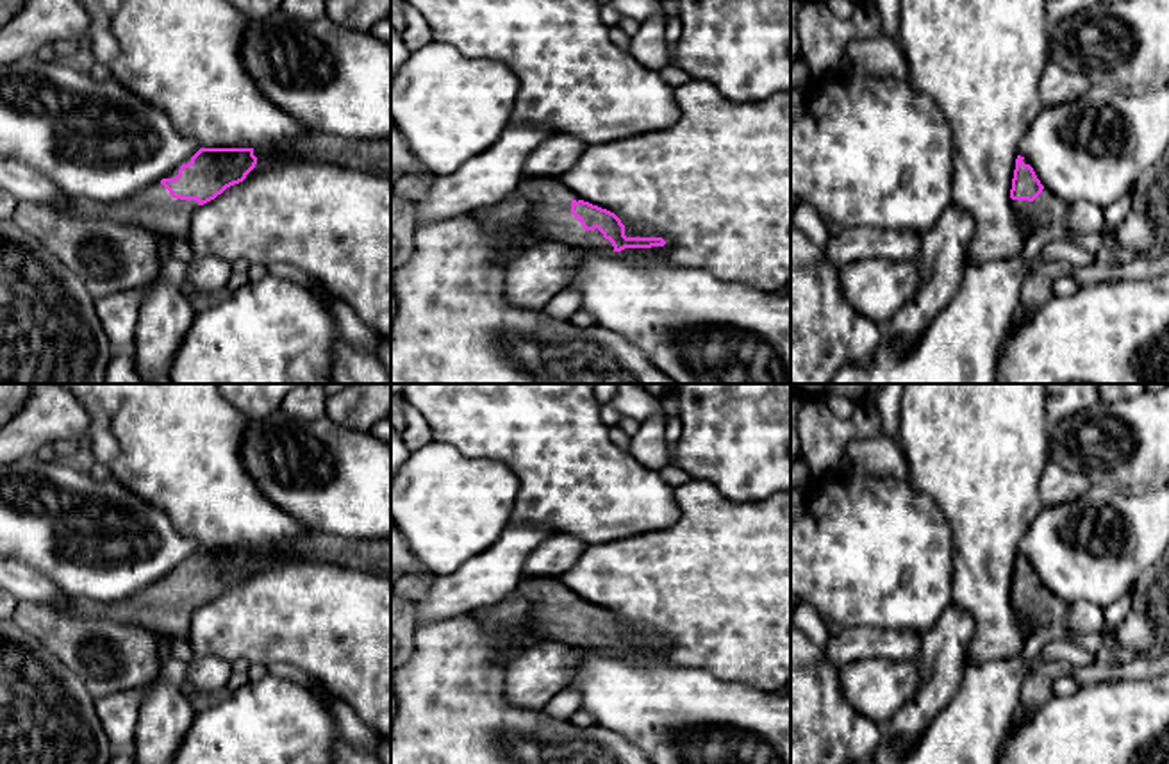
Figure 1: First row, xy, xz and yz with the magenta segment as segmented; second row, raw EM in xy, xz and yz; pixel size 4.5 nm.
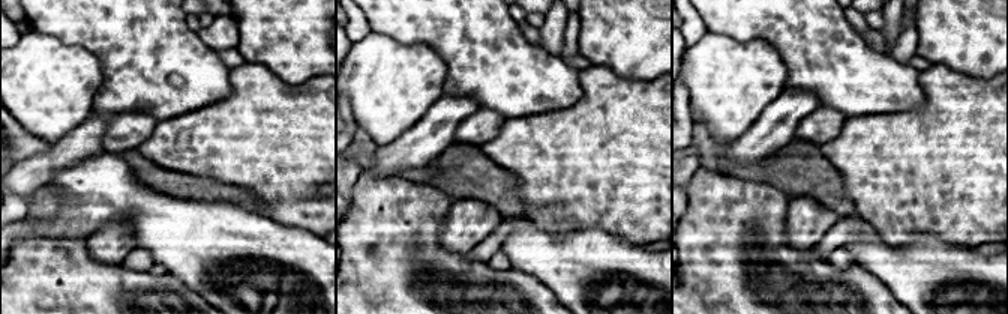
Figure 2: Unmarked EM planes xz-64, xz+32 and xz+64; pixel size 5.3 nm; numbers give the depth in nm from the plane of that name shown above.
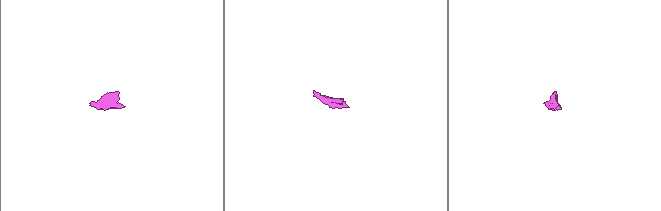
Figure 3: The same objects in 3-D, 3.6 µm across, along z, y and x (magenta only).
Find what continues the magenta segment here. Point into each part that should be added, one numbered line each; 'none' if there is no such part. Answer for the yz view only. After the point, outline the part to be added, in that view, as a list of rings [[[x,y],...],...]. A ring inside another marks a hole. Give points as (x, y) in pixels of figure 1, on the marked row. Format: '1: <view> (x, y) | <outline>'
1: yz (1046, 209) | [[[1046,187],[1033,202],[1012,200],[1012,205],[1021,216],[1032,218],[1039,230],[1064,221],[1067,214],[1067,205]]]

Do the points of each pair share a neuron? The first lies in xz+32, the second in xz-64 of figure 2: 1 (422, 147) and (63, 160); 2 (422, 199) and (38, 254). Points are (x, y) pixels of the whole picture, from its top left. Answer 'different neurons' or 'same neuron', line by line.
1: same neuron
2: same neuron

